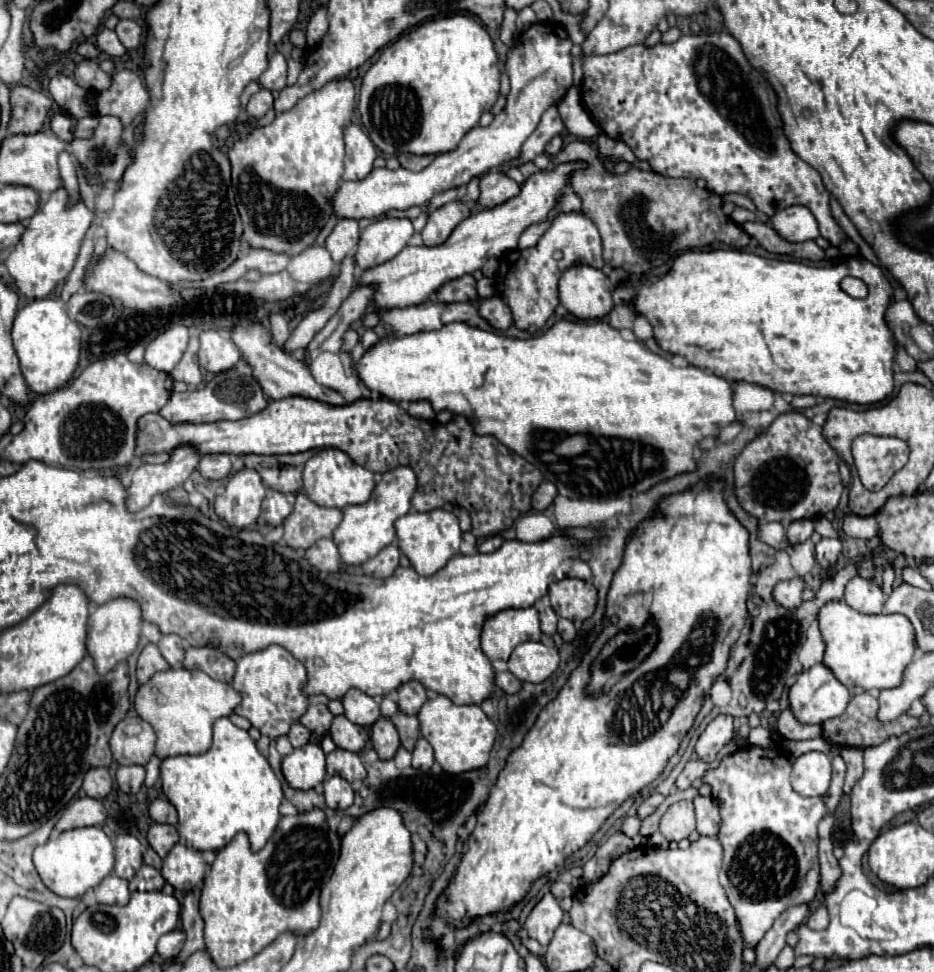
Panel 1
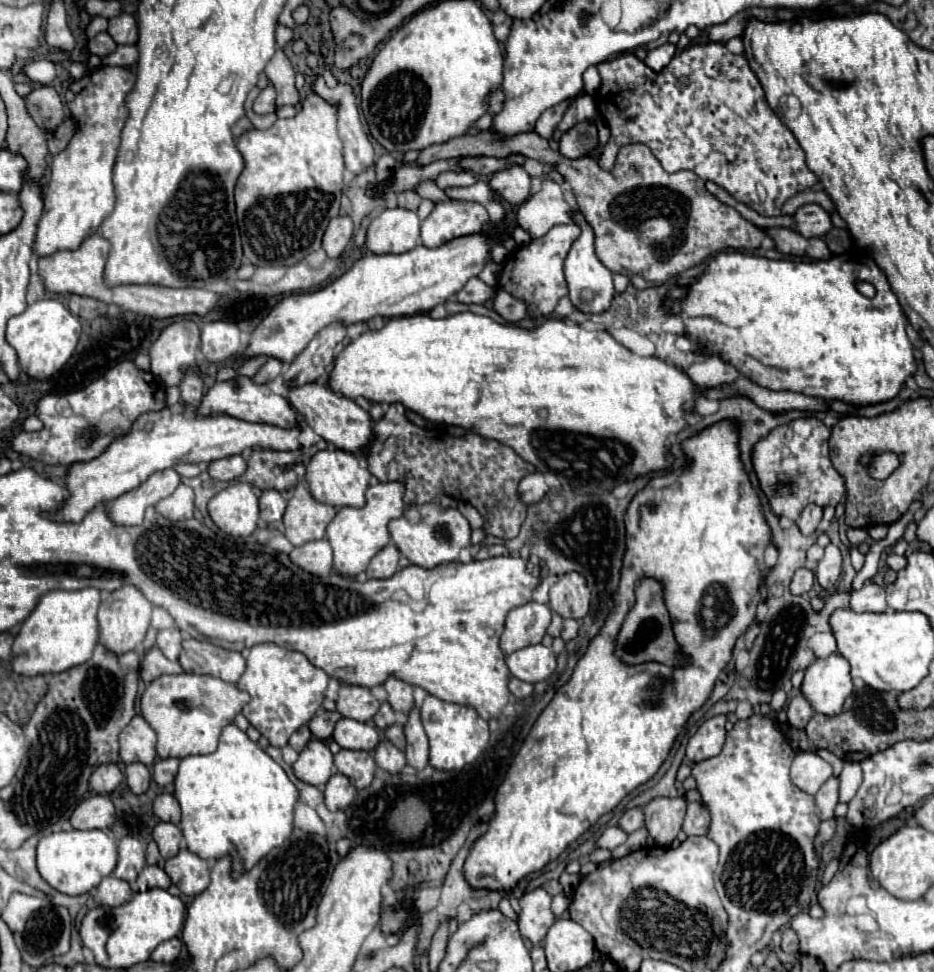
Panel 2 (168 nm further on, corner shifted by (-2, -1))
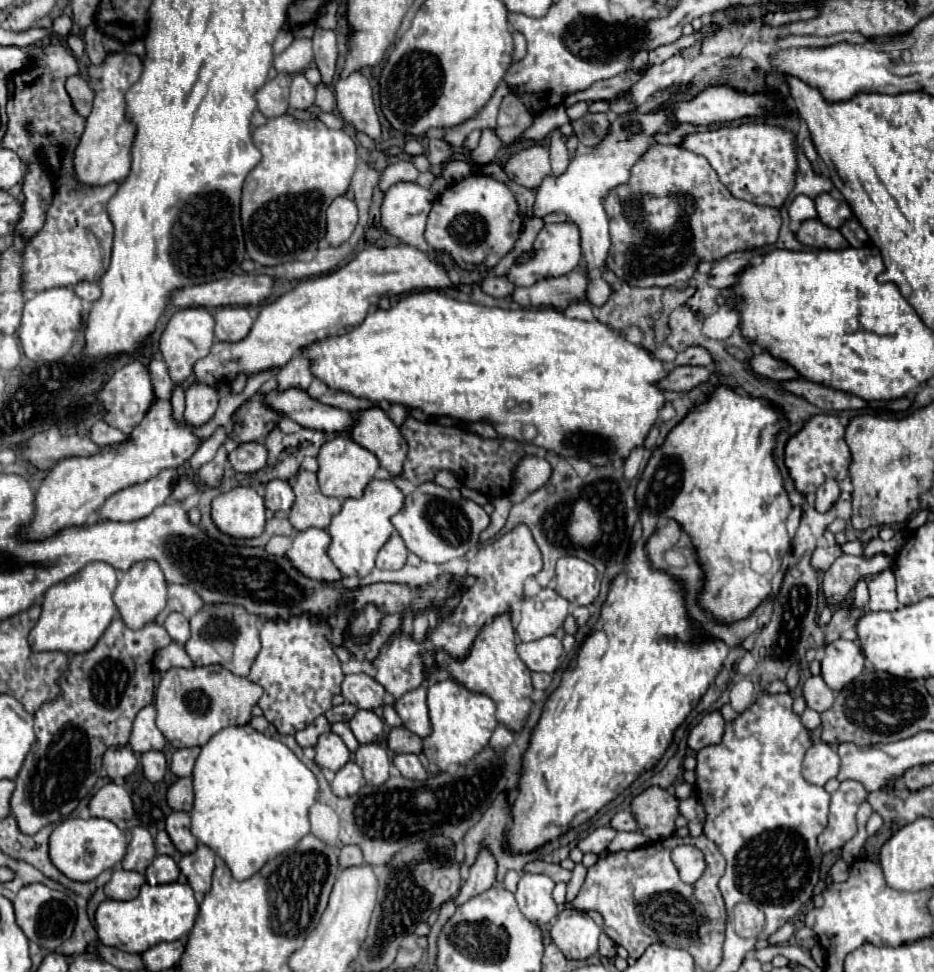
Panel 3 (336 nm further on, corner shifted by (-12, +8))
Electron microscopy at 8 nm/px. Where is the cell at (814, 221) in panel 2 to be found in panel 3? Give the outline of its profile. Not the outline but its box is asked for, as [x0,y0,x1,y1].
[816,194,852,228]

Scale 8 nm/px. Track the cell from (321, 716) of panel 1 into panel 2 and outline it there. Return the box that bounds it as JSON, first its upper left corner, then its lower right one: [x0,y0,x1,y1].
[308,709,342,741]

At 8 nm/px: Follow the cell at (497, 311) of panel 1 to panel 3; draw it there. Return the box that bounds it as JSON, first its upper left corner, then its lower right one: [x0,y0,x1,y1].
[512,264,588,310]

